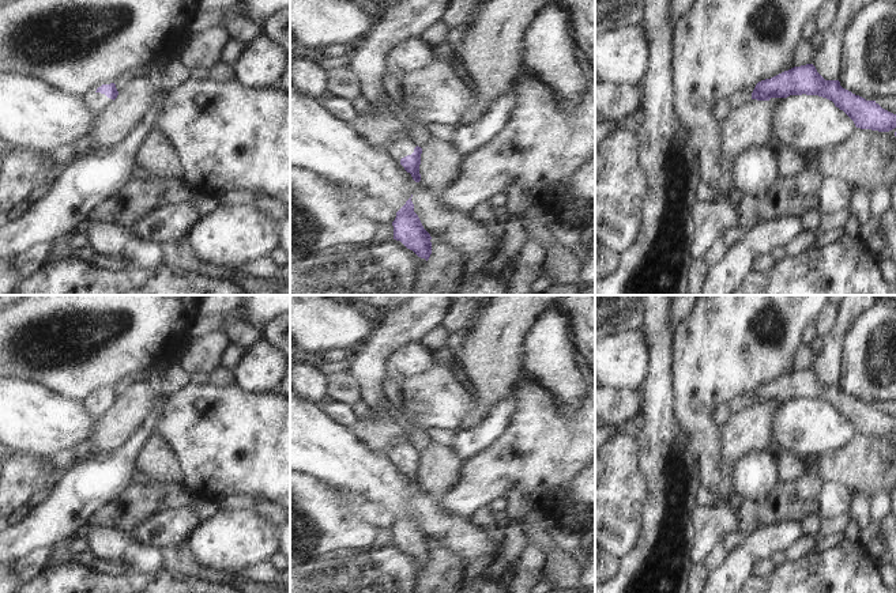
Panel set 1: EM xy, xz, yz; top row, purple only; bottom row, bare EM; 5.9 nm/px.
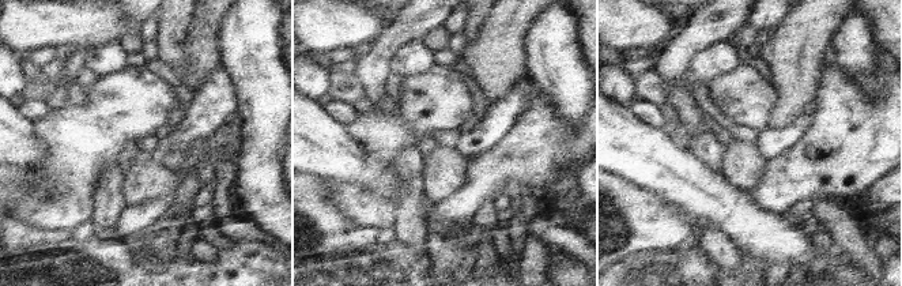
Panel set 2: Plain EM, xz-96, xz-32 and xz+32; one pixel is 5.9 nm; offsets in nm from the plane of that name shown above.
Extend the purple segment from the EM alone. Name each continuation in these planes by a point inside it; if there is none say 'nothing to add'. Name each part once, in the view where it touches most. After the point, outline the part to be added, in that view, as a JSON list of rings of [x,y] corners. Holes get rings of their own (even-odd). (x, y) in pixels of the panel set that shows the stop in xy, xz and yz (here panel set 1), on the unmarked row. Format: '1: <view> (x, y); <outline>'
1: xz (403, 452); [[[410,441],[400,443],[392,453],[391,458],[396,460],[399,464],[411,460],[417,449],[411,445]]]

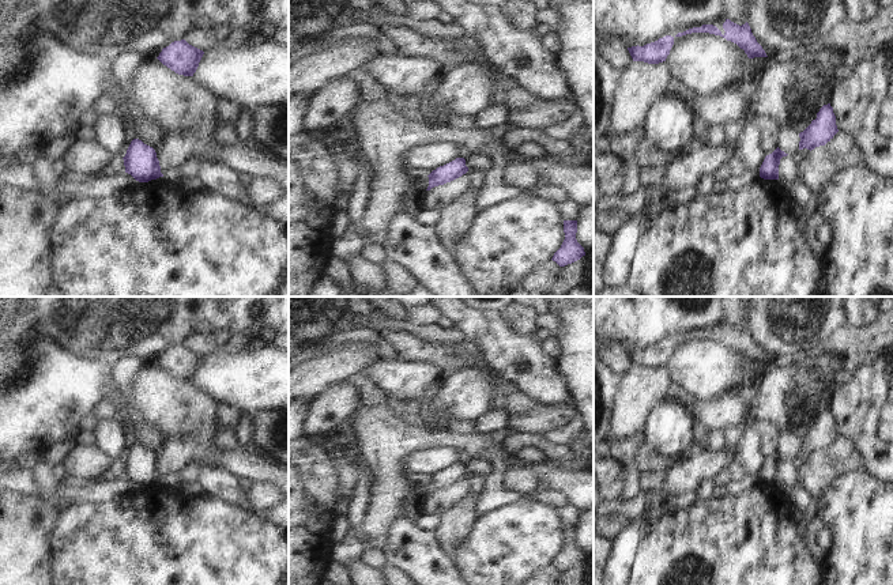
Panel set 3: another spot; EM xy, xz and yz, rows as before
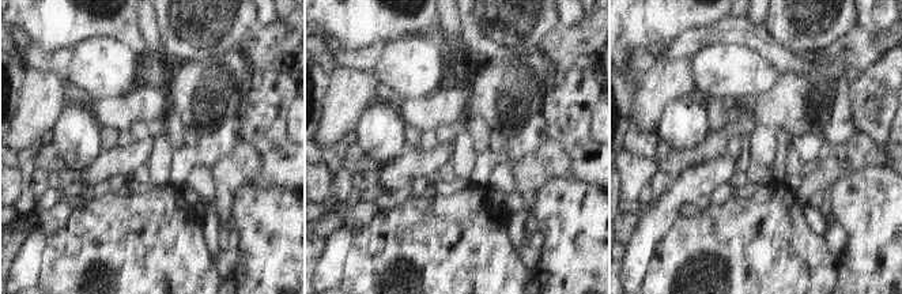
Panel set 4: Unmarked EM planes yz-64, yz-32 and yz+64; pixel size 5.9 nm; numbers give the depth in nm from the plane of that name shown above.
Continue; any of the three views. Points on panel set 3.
nothing to add

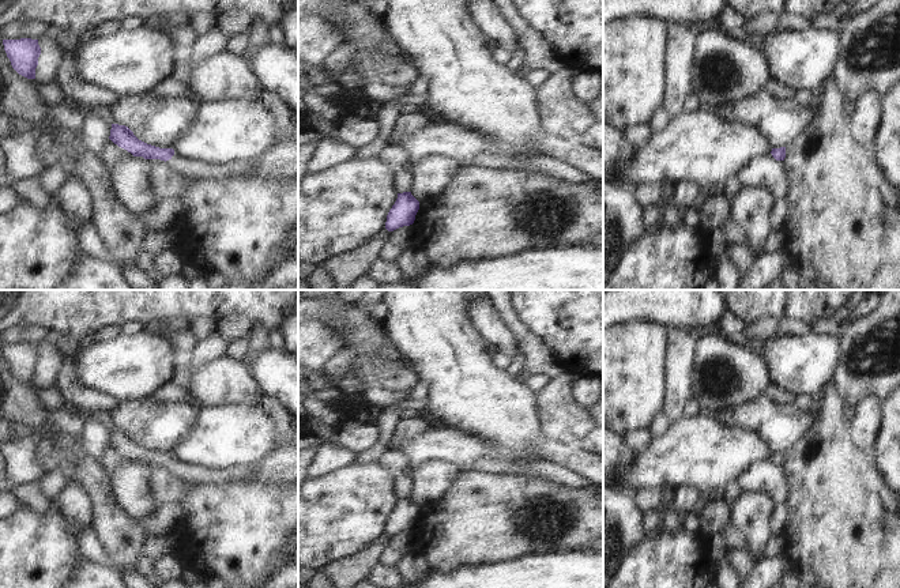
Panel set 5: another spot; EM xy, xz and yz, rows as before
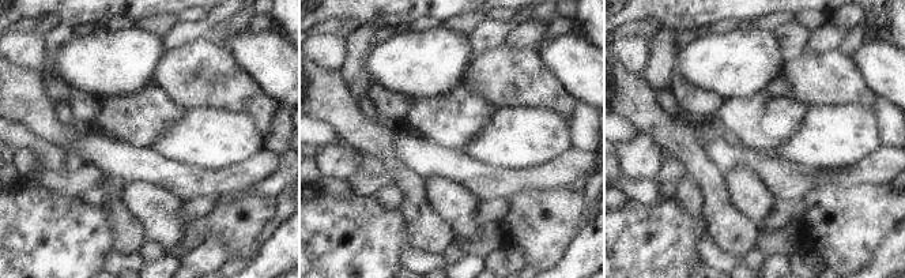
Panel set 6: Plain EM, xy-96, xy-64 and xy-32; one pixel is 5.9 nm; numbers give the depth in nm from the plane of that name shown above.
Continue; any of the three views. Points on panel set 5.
1: xy (196, 475); [[[176,459],[166,466],[166,468],[174,472],[180,479],[195,486],[241,483],[242,480],[252,479],[256,474],[255,464],[214,470],[187,464]]]

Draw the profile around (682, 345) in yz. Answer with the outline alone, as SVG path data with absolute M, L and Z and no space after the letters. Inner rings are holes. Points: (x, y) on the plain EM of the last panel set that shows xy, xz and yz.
M675 328L670 335L663 410L673 423L682 418L685 407L693 399L693 368L698 333Z

